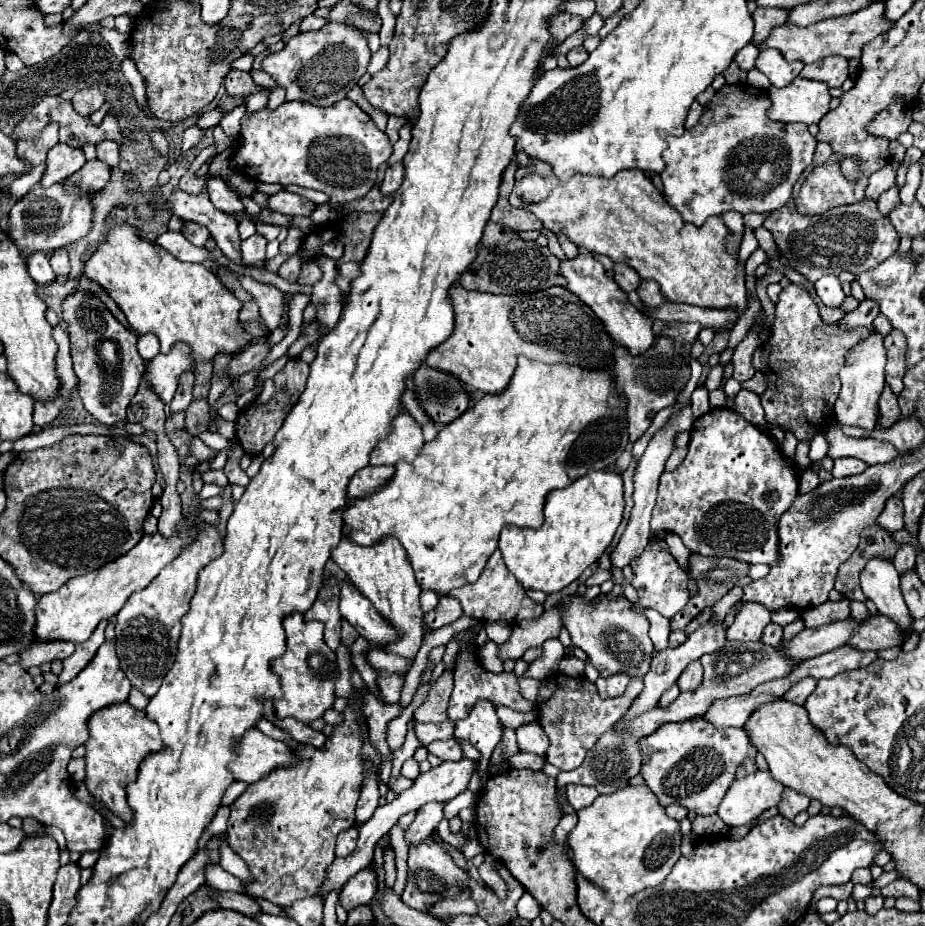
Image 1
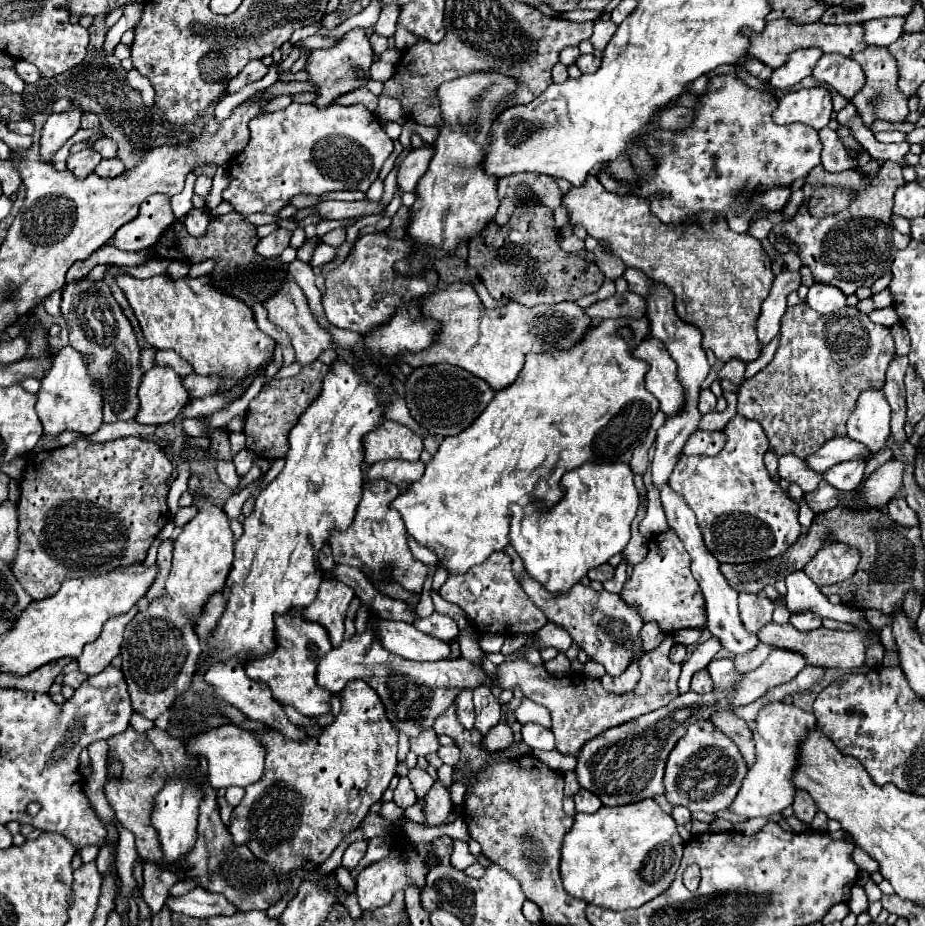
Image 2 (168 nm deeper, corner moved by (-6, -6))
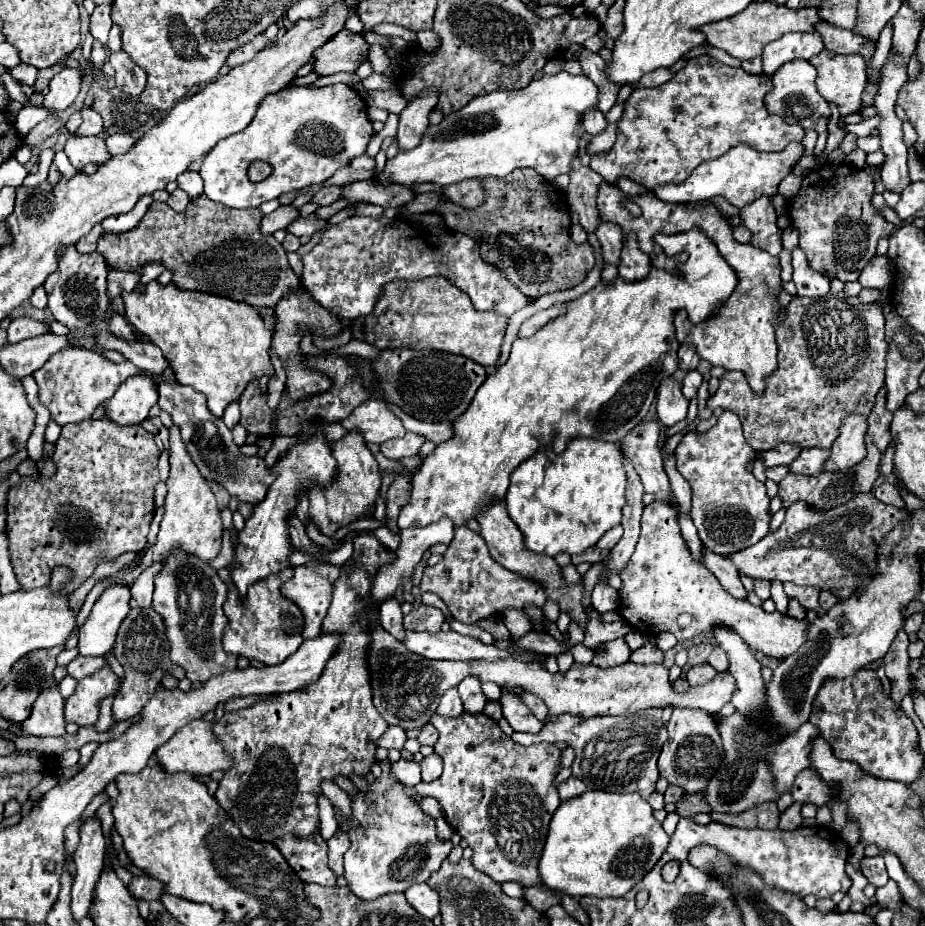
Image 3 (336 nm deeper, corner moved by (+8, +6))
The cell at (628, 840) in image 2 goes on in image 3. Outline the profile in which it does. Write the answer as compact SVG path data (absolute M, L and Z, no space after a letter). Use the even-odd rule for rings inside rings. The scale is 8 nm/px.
M586 791L580 797L562 801L556 809L542 857L538 861L538 873L546 887L562 891L570 897L624 897L660 859L668 847L668 835L662 825L652 817L652 807L640 793L608 793L608 791Z

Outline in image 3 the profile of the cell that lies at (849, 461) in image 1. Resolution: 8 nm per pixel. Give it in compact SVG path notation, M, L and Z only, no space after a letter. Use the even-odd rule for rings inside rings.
M802 449L800 455L788 465L792 473L802 473L802 475L816 475L822 471L824 461L828 459L830 451L828 449Z

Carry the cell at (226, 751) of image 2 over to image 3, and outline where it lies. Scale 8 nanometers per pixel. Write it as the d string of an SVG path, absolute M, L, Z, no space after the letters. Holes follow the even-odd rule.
M196 719L190 721L186 727L182 727L178 733L174 733L164 745L160 745L160 749L156 749L156 761L158 765L166 771L166 773L178 773L178 771L186 771L192 775L210 775L216 769L228 769L228 765L232 763L232 759L224 753L220 741L216 739L216 735L212 733L212 723Z

